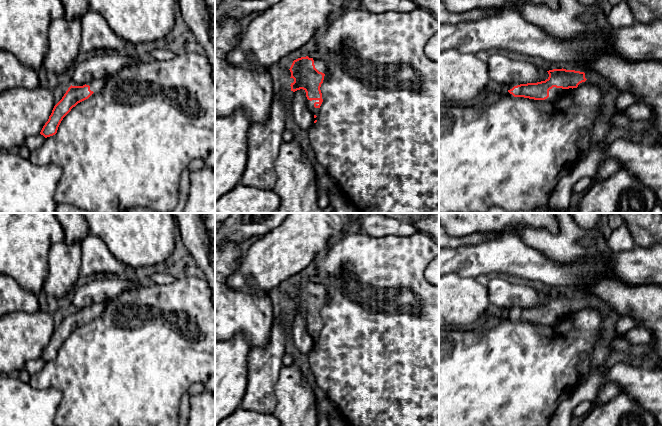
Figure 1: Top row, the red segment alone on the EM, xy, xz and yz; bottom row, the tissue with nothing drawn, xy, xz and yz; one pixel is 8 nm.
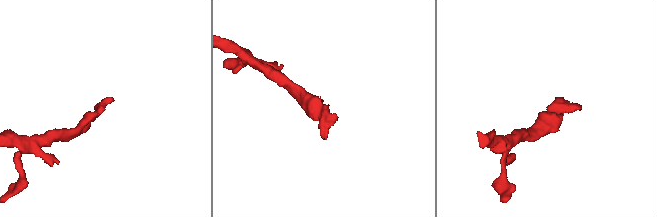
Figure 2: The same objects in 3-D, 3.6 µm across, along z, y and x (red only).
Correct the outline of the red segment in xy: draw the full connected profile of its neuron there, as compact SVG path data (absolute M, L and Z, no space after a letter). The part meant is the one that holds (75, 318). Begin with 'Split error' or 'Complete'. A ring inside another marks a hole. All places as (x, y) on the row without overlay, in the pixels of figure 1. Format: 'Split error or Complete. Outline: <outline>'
Split error. Outline: M107 302L96 303L83 310L70 310L62 323L54 330L48 345L43 350L40 358L45 362L57 357L58 351L63 342L78 327L90 322L92 319L100 316L105 310Z

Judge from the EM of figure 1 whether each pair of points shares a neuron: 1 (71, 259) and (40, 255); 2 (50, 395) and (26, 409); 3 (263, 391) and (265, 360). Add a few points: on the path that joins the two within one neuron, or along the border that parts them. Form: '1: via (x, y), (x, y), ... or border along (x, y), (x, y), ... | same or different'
1: border along (63, 240), (50, 247), (48, 274), (44, 279) | different
2: via (44, 401), (37, 408), (32, 409) | same
3: via (263, 383), (263, 368) | same

